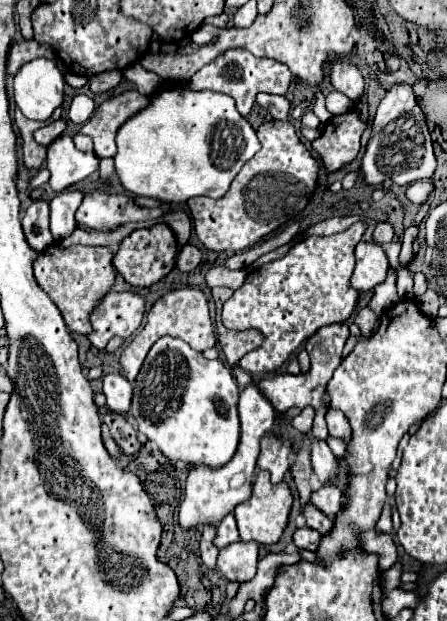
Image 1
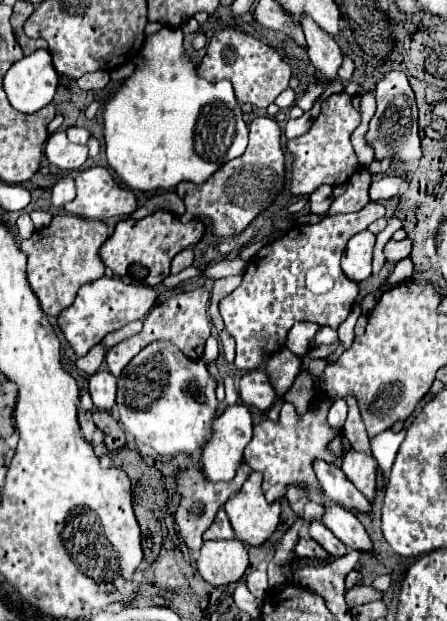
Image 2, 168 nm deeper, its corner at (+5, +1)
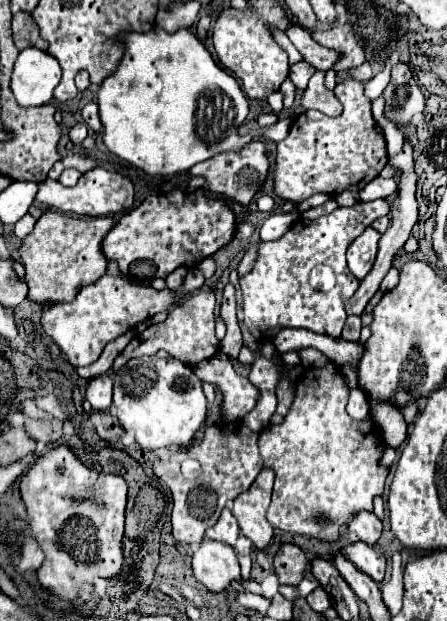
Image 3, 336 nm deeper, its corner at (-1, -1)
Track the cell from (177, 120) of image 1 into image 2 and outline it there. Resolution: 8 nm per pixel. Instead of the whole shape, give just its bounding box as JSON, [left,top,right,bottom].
[104,28,248,190]

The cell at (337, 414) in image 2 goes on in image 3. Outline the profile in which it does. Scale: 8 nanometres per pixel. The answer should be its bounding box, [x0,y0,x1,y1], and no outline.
[348,388,370,420]

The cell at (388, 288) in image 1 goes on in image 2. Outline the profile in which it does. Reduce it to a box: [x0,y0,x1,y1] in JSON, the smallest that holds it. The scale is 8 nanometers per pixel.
[384,238,412,262]

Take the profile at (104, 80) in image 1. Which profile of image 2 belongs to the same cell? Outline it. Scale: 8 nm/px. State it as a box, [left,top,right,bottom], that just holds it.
[76,72,110,90]

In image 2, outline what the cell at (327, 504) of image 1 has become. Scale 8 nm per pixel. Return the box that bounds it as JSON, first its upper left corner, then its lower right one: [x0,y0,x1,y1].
[324,502,374,554]

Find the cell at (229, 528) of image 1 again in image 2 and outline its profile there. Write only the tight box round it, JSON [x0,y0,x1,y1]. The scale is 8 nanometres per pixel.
[204,508,234,540]

